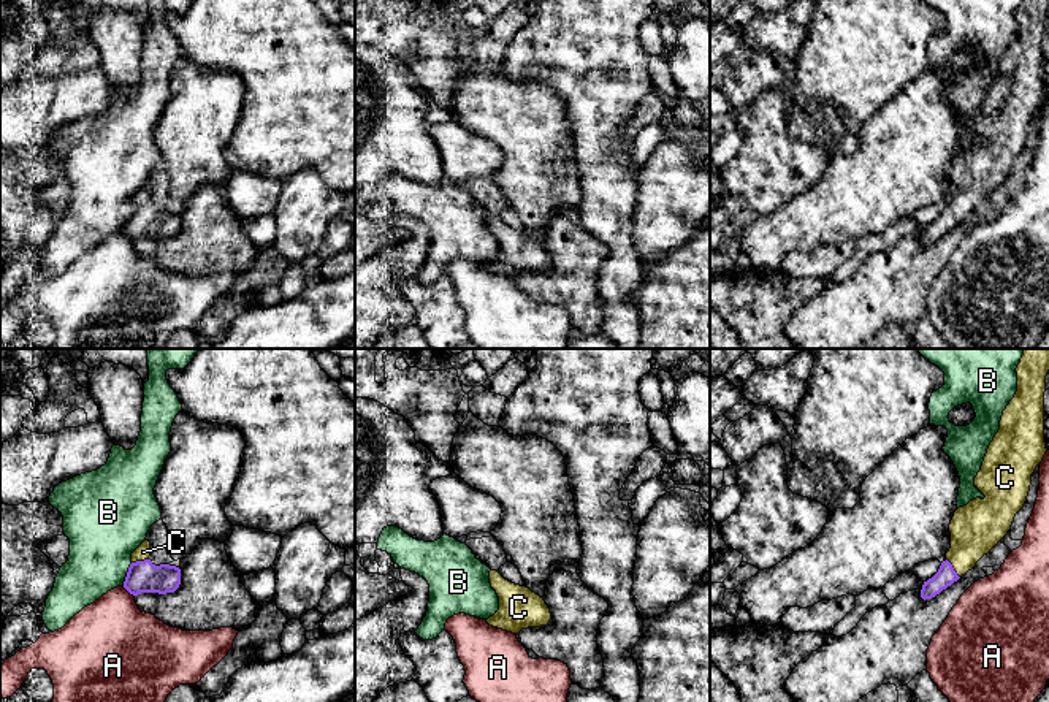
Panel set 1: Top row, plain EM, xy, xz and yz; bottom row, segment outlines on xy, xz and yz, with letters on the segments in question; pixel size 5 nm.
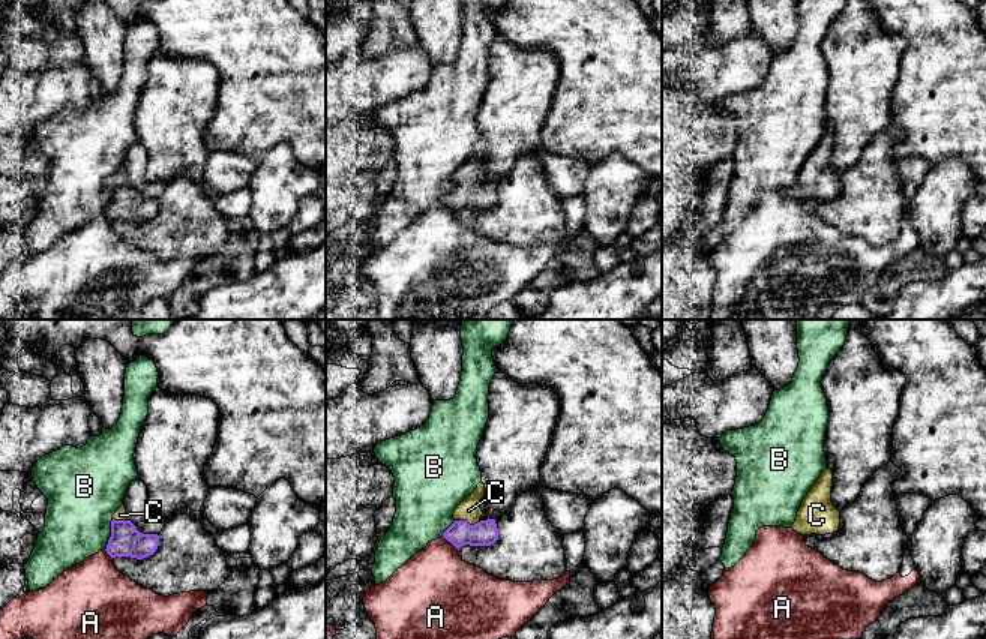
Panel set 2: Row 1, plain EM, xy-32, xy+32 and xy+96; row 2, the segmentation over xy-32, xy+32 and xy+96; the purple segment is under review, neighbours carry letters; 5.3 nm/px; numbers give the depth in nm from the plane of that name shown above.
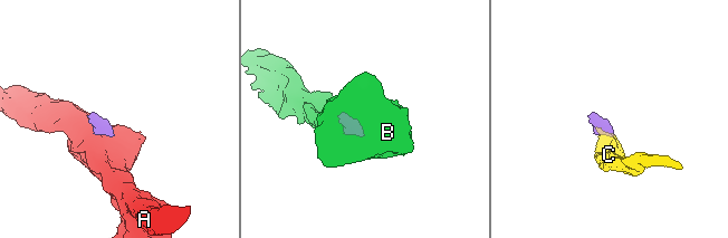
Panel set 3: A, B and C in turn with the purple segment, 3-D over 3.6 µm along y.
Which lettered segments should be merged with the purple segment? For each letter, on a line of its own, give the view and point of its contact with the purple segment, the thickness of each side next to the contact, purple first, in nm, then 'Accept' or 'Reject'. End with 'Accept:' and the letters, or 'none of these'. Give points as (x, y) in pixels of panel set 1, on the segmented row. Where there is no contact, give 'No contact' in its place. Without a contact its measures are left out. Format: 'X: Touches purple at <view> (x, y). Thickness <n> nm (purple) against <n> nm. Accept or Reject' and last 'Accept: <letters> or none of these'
A: Touches purple at xy (129, 591). Thickness 160 nm (purple) against 400 nm. Reject
B: Touches purple at xy (127, 574). Thickness 160 nm (purple) against 360 nm. Reject
C: Touches purple at yz (953, 568). Thickness 100 nm (purple) against 260 nm. Accept
Accept: C

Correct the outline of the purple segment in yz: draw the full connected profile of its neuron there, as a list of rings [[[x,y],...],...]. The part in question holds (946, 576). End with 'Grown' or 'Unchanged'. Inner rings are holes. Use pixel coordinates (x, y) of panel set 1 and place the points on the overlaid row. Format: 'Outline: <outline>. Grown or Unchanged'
Outline: [[[1024,349],[1016,368],[1017,391],[1003,410],[975,486],[986,496],[959,507],[949,525],[951,548],[938,572],[924,582],[921,597],[932,599],[971,570],[1011,529],[1024,507],[1032,474],[1047,448],[1044,391],[1049,349]]]. Grown

